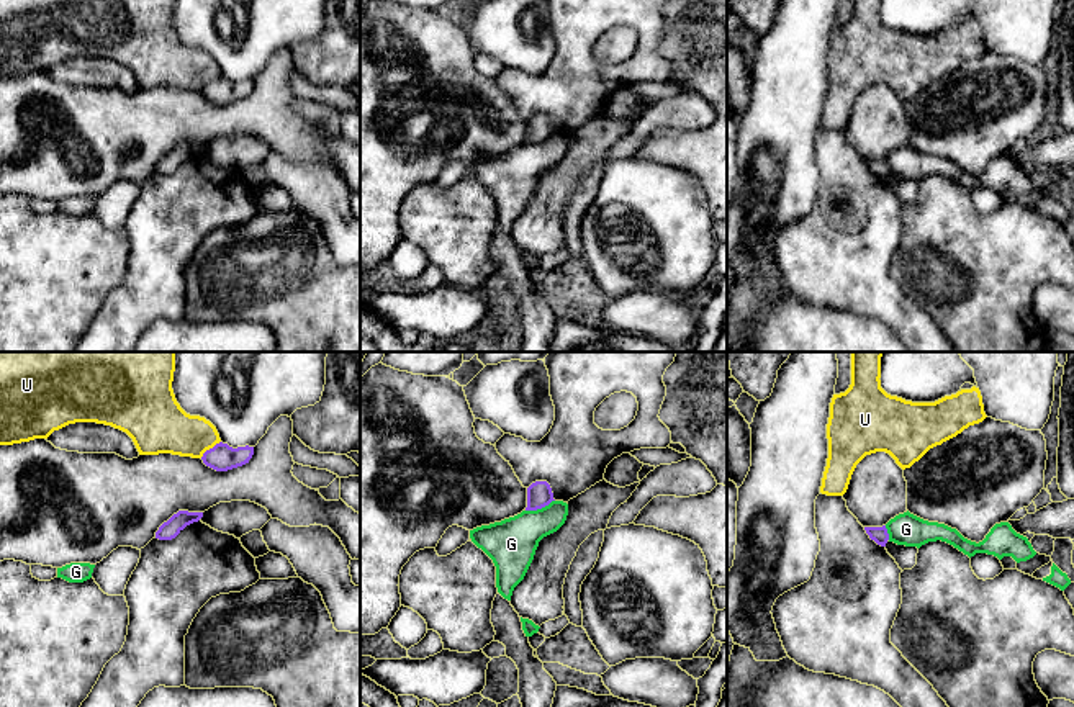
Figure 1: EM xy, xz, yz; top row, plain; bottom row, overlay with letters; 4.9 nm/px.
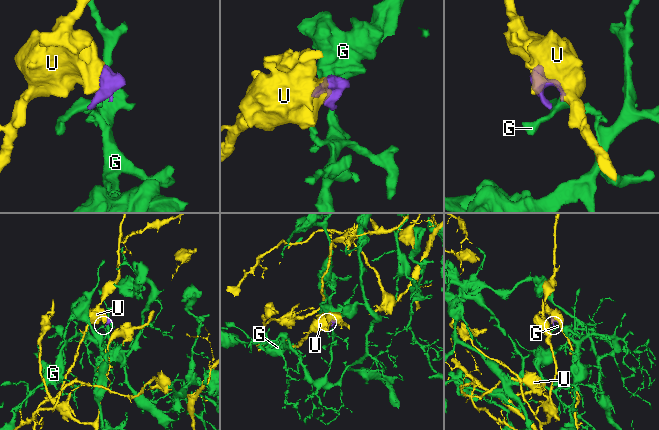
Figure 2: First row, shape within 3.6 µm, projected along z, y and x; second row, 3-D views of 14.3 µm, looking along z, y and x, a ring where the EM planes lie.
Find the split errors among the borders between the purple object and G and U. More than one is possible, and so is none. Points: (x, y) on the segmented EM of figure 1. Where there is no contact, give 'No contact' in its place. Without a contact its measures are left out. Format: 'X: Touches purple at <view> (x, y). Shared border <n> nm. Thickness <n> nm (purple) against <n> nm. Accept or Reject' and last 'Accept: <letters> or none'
G: Touches purple at xz (539, 508). Shared border 160 nm. Thickness 130 nm (purple) against 240 nm. Reject
U: Touches purple at xy (210, 449). Shared border 130 nm. Thickness 140 nm (purple) against 260 nm. Reject
Accept: none

